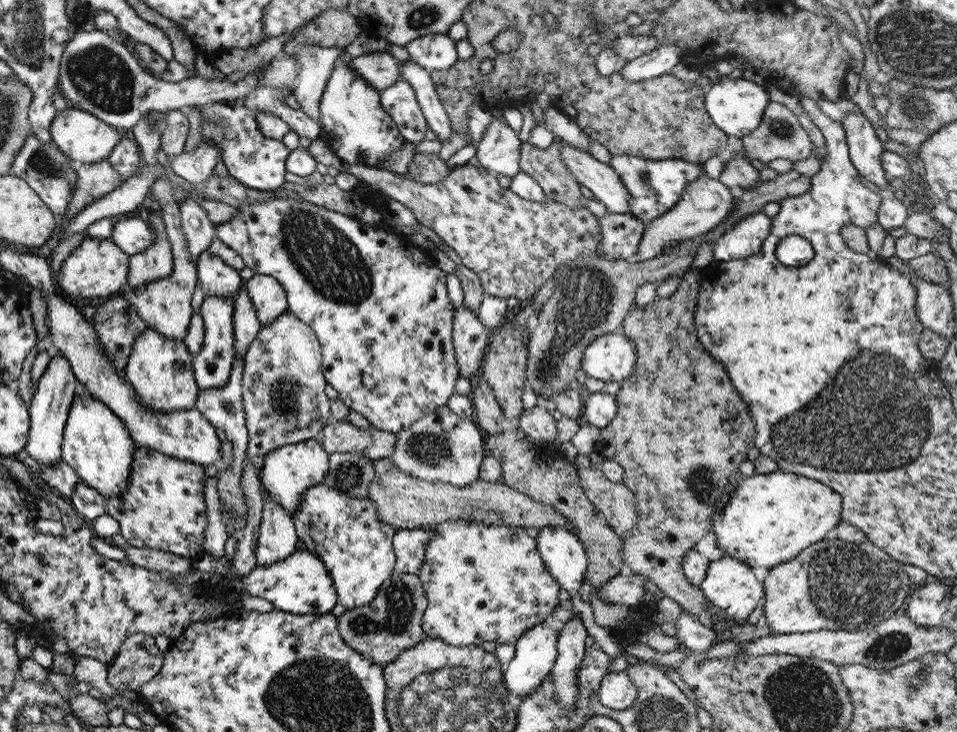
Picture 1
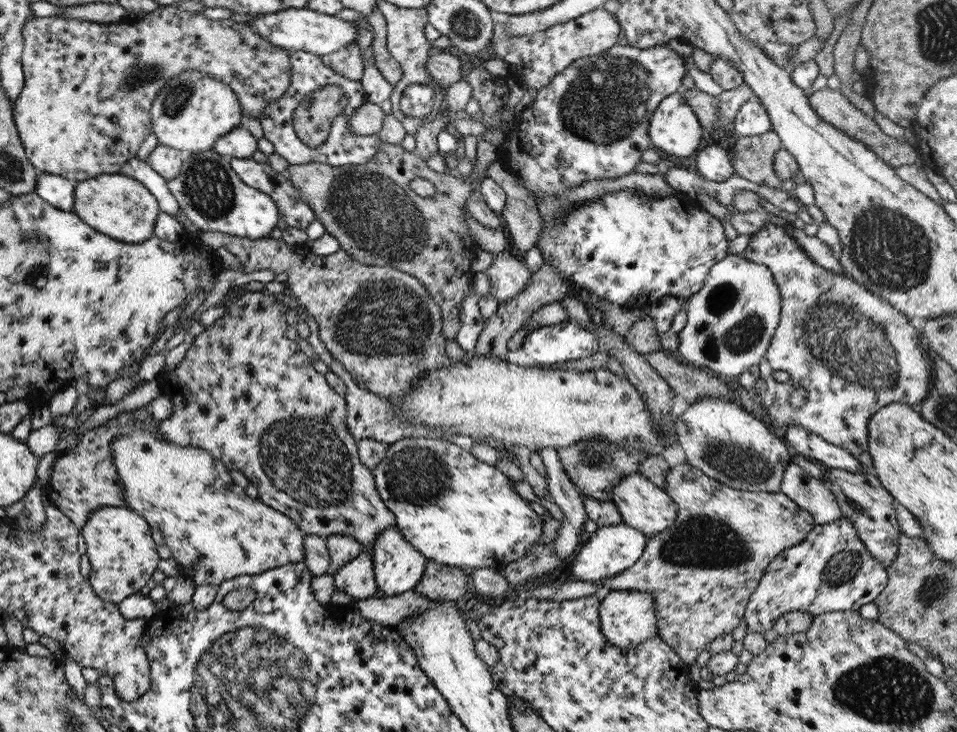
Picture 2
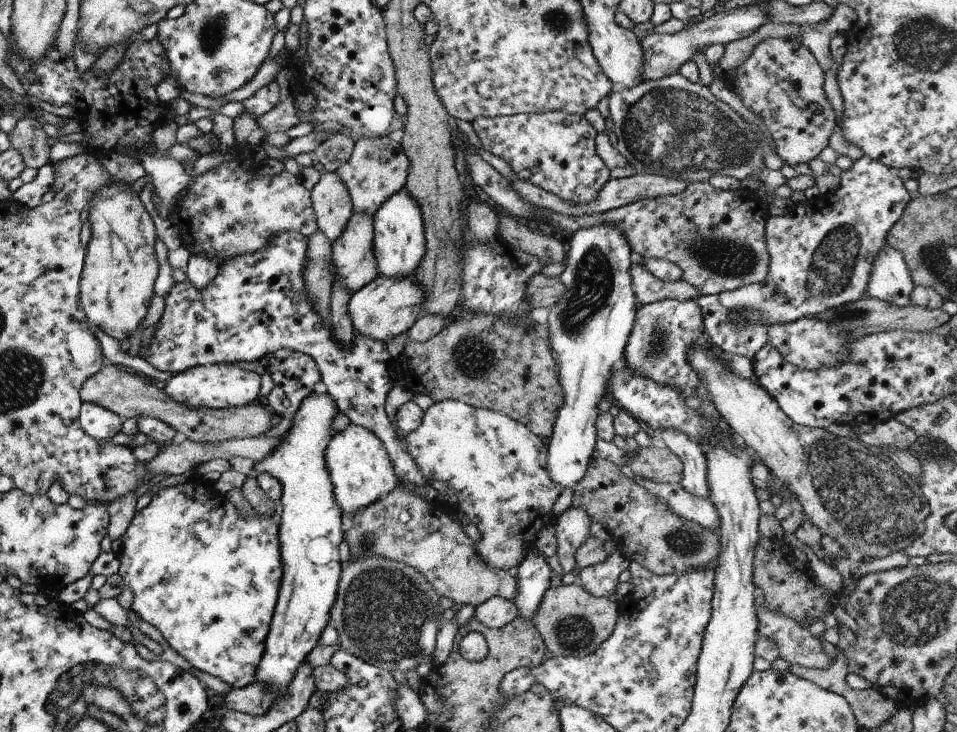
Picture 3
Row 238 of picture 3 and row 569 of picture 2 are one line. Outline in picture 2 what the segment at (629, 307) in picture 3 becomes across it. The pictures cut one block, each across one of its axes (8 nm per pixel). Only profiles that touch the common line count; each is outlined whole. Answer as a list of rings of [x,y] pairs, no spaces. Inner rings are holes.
[[[623,522],[615,526],[598,527],[595,533],[589,535],[587,540],[579,545],[566,568],[577,581],[596,583],[601,578],[609,578],[629,568],[641,556],[644,546],[644,534]]]

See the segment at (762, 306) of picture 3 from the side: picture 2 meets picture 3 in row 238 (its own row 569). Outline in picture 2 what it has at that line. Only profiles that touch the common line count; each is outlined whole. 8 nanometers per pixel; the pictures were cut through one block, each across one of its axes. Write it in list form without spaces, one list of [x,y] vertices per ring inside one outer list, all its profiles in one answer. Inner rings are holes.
[[[841,516],[827,524],[813,524],[799,544],[783,550],[768,562],[756,589],[748,598],[742,619],[747,633],[762,634],[772,628],[779,616],[792,610],[812,616],[857,611],[863,604],[873,602],[886,582],[886,568],[867,553],[852,522]]]

